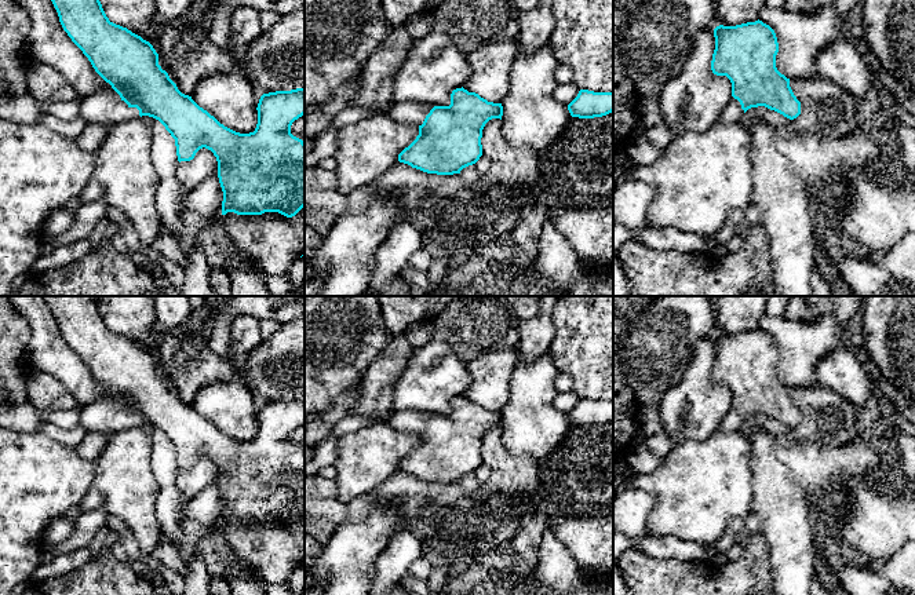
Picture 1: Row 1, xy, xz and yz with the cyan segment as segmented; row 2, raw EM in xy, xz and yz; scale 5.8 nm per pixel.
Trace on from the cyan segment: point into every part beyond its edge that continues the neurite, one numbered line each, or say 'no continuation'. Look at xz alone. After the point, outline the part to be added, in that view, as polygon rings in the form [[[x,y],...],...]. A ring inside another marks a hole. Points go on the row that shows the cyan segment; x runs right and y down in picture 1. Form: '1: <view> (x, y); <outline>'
1: xz (415, 113); [[[416,102],[390,103],[387,114],[400,123],[415,124],[419,127],[433,107],[433,105]]]

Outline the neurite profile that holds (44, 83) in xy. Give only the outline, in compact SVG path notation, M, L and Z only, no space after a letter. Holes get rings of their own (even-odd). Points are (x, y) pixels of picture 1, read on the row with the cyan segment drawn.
M30 61L28 90L37 101L80 102L79 94L58 70L36 61Z

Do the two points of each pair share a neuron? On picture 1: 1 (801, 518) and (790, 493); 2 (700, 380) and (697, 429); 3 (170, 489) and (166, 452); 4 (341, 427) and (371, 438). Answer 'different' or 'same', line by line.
1: same
2: same
3: same
4: different

